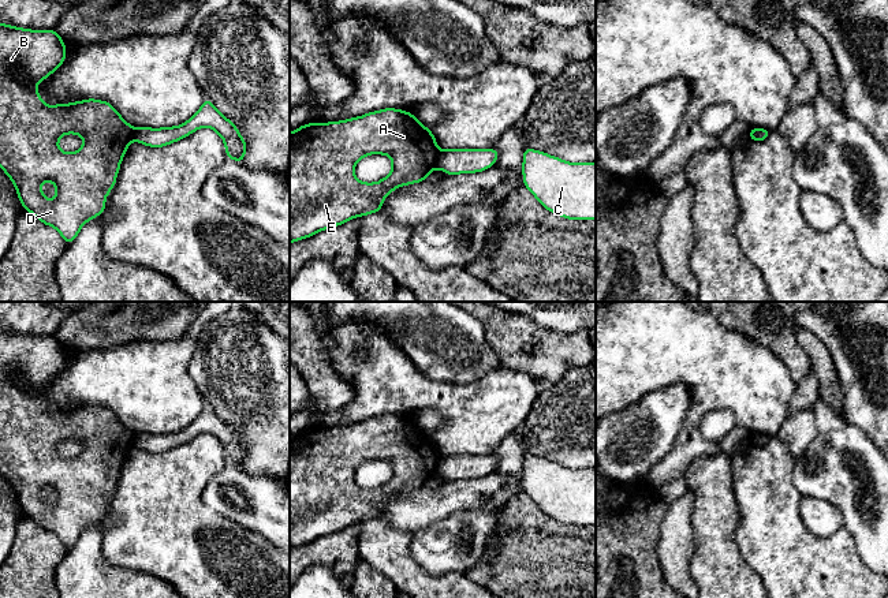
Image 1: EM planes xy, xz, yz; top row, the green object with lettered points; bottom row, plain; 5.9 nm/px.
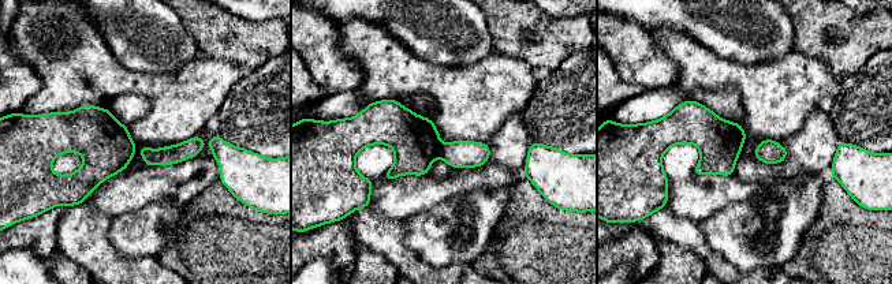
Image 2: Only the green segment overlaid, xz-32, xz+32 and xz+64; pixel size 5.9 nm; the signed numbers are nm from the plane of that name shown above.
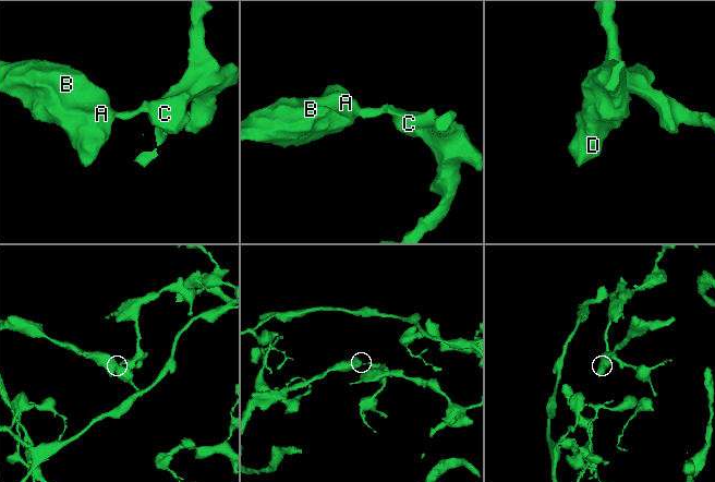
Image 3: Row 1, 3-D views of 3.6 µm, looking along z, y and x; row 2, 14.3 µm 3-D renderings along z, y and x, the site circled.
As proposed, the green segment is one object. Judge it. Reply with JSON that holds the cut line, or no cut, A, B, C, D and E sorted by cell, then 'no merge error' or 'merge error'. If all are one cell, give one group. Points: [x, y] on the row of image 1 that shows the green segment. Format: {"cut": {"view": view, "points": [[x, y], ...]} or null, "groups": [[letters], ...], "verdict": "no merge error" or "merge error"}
{"cut": {"view": "xz", "points": [[441, 150], [435, 167]]}, "groups": [["A", "B", "D", "E"], ["C"]], "verdict": "merge error"}

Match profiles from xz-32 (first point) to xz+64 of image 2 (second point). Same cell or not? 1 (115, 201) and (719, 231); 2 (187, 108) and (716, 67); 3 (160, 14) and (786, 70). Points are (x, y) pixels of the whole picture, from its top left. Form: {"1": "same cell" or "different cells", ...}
{"1": "different cells", "2": "same cell", "3": "different cells"}

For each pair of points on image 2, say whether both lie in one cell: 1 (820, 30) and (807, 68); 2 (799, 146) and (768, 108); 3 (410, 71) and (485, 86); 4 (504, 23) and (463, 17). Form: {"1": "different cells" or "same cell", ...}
{"1": "different cells", "2": "different cells", "3": "same cell", "4": "different cells"}

